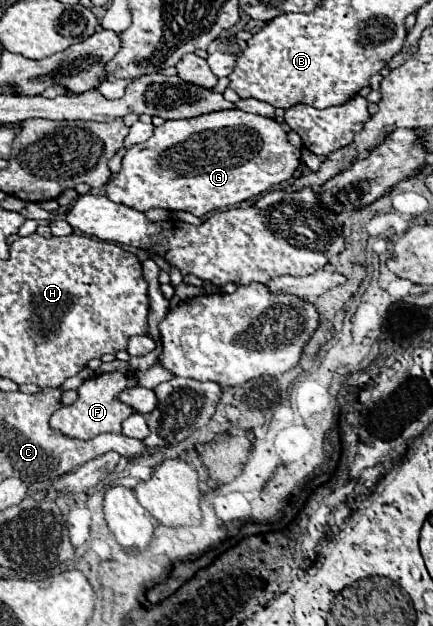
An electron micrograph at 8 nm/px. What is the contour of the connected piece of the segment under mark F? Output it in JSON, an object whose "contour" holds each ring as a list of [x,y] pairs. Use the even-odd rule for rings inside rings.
{"contour":[[[112,371],[112,373],[102,373],[92,379],[86,379],[78,387],[78,399],[72,405],[64,405],[54,411],[54,415],[50,417],[50,427],[62,435],[68,435],[72,439],[82,439],[82,441],[88,441],[100,433],[120,433],[122,431],[120,423],[128,415],[138,411],[134,407],[128,407],[126,403],[120,403],[116,397],[118,393],[136,385],[138,381],[132,371]]]}

